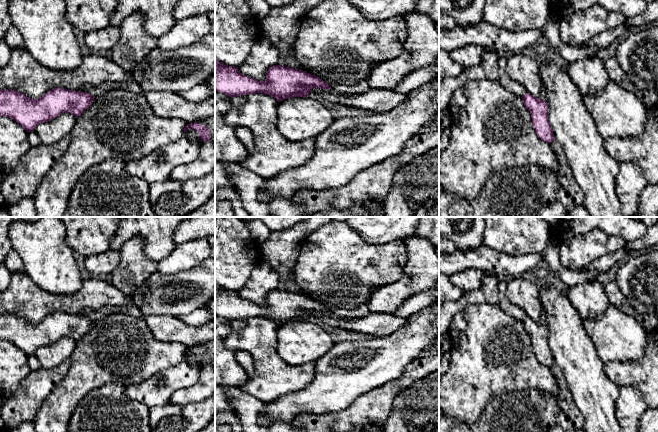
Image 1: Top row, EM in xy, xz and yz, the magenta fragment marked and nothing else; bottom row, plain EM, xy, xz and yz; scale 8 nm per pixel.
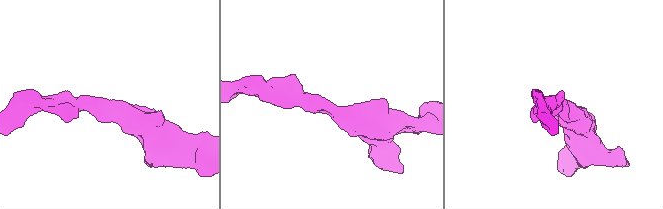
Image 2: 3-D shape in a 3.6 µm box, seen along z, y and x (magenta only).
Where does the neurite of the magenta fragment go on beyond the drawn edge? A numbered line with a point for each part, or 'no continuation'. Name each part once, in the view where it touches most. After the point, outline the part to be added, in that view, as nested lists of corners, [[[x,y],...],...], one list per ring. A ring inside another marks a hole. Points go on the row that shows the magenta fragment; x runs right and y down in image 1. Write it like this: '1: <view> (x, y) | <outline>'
no continuation

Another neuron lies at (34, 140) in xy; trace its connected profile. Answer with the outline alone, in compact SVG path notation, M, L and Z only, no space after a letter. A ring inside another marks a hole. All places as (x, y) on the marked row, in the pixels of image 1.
M31 130L28 132L28 141L32 147L39 146L41 144L41 140L36 133L36 130Z

